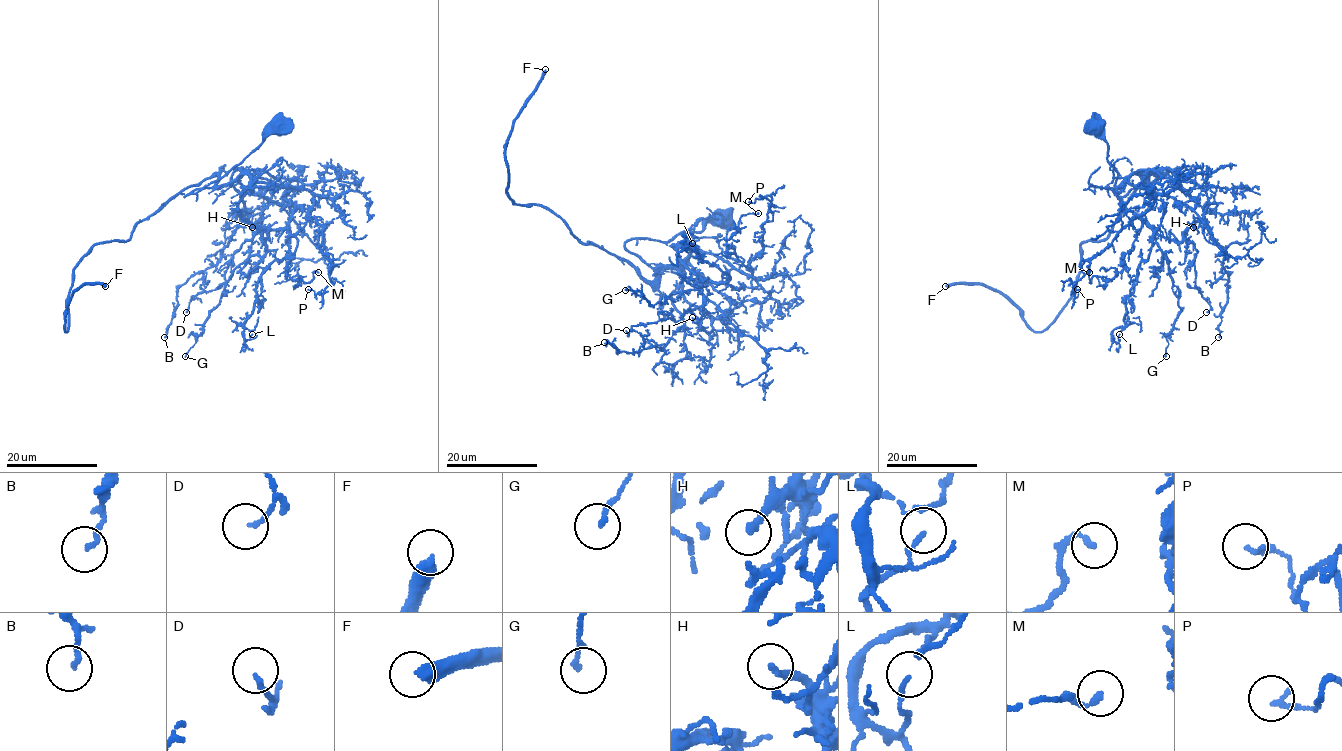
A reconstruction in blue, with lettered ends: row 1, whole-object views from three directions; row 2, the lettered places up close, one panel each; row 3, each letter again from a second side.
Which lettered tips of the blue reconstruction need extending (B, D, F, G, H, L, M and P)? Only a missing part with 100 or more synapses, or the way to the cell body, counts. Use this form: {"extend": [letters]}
{"extend": ["F"]}

